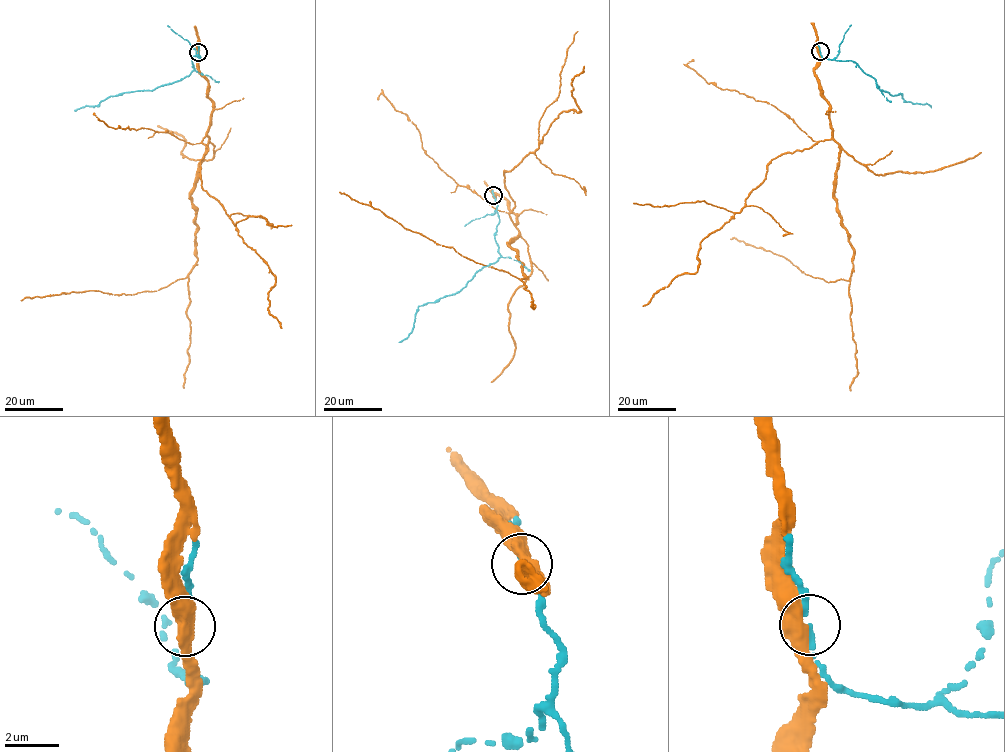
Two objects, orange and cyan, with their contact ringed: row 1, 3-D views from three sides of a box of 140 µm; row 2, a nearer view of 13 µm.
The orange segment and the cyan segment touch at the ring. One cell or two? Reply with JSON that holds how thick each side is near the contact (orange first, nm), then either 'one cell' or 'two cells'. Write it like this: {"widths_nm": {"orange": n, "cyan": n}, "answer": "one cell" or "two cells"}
{"widths_nm": {"orange": 440, "cyan": 190}, "answer": "one cell"}

